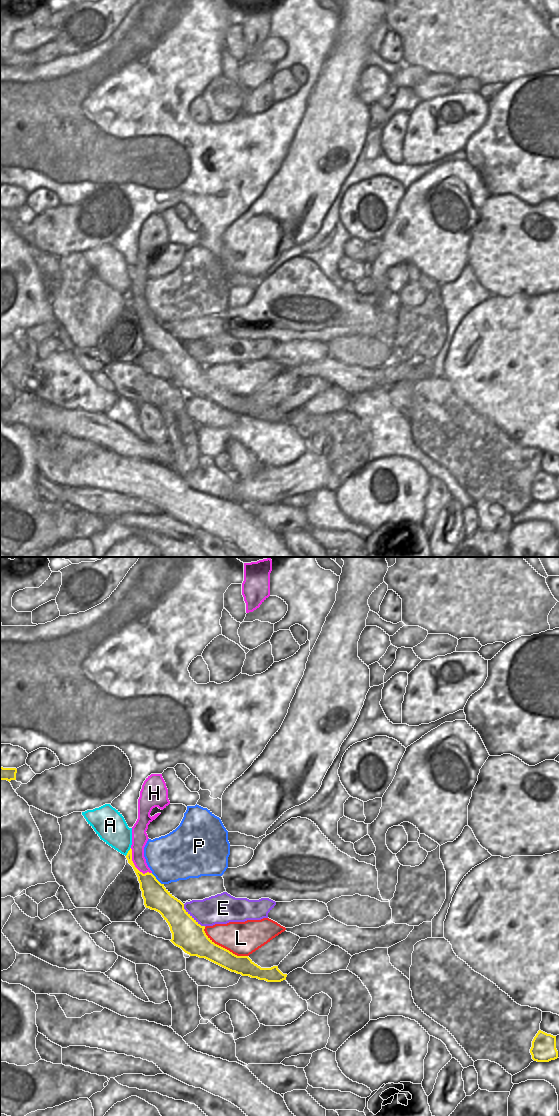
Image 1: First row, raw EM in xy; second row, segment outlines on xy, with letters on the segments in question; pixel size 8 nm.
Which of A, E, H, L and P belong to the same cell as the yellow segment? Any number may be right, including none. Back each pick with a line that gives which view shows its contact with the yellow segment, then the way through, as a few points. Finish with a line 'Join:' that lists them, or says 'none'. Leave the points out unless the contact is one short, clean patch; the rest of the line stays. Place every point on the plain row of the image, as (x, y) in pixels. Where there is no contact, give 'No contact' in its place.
Join: none

